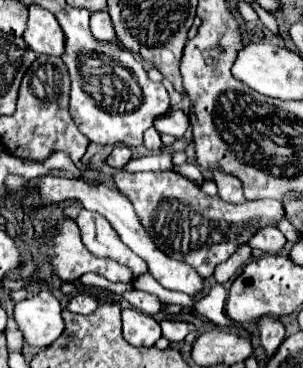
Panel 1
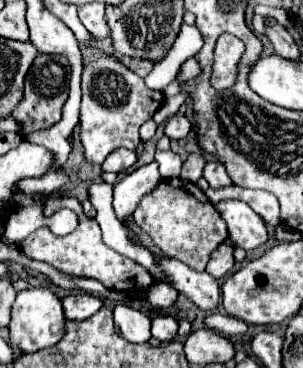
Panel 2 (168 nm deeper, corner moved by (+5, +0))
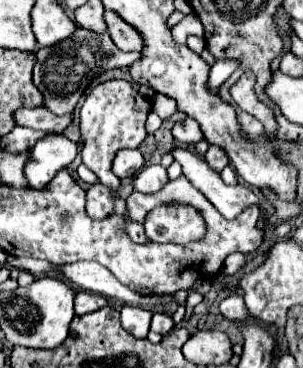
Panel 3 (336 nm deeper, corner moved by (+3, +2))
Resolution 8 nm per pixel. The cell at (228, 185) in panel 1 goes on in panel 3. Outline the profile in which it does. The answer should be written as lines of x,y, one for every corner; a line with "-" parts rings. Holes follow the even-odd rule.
209,146
207,154
205,154
205,162
207,162
209,168
213,168
215,172
221,172
221,170
229,164
229,158
225,156
225,152
223,152
219,146

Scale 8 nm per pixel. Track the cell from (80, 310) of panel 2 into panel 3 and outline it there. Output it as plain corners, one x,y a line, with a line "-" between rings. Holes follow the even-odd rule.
77,292
77,296
75,296
75,314
77,316
95,312
95,310
99,310
103,306
107,306
107,300
103,296
99,296
99,294
93,294
93,292

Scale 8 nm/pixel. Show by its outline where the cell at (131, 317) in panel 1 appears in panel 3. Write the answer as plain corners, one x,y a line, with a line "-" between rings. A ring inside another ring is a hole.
123,306
121,308
121,326
133,334
135,338
147,338
151,324
151,312
137,308
137,306

